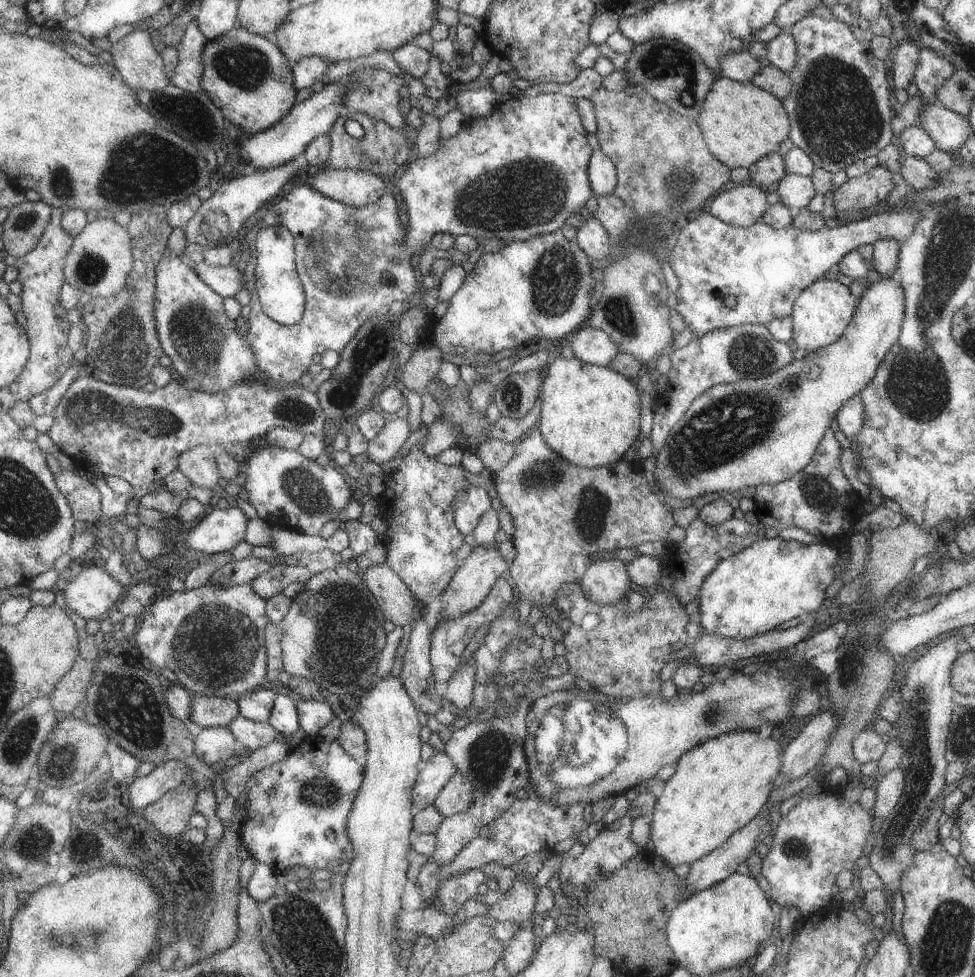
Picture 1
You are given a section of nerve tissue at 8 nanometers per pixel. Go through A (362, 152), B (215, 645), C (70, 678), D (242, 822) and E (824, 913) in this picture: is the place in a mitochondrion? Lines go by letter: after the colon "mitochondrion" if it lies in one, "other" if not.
A: mitochondrion
B: mitochondrion
C: other
D: other
E: other

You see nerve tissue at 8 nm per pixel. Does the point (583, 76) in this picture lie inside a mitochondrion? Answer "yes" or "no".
no

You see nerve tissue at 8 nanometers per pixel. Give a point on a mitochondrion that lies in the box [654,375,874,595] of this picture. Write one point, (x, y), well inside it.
(818, 493)

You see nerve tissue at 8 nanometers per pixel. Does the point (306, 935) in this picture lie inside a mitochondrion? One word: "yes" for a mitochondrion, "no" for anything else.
yes

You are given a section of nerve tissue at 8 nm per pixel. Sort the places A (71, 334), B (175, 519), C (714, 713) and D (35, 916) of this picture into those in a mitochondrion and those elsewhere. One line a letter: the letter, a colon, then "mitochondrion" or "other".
A: other
B: other
C: mitochondrion
D: other

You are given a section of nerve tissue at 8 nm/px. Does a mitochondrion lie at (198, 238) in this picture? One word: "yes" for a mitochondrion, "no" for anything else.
no

